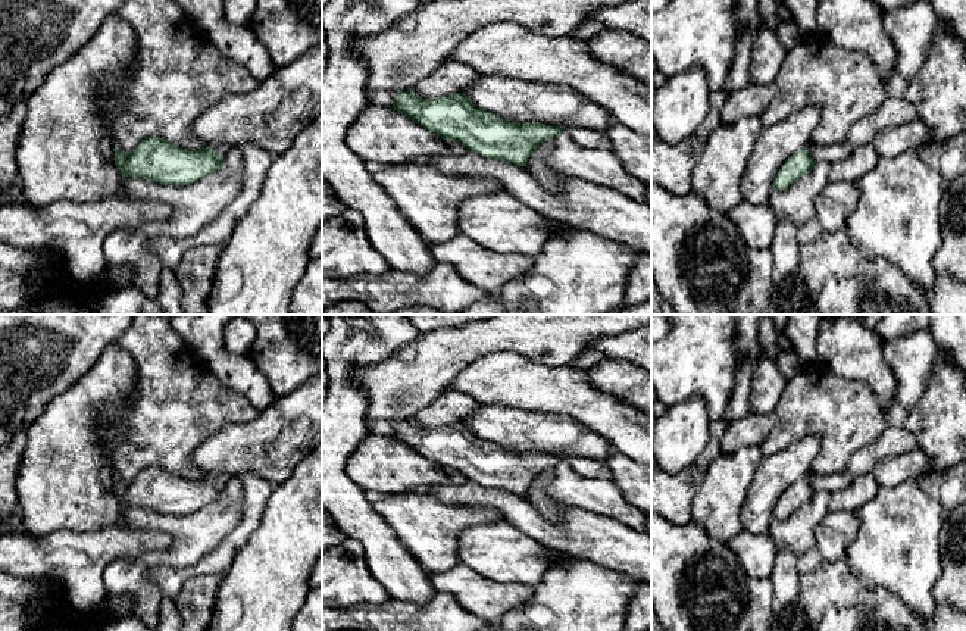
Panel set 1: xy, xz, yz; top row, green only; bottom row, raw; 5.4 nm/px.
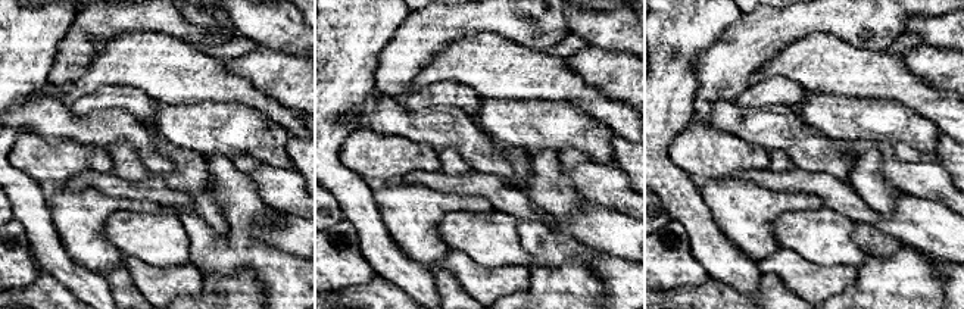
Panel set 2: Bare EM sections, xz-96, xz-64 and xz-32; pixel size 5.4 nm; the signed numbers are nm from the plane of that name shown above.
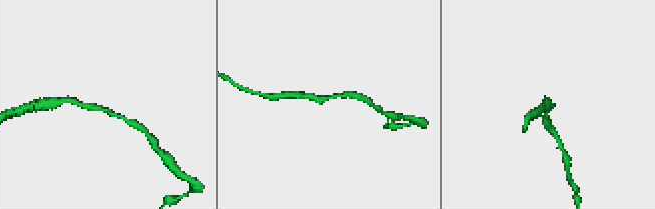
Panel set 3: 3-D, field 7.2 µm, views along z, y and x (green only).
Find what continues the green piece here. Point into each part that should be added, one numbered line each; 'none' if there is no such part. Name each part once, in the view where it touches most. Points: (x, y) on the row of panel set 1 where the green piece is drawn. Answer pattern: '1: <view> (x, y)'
none

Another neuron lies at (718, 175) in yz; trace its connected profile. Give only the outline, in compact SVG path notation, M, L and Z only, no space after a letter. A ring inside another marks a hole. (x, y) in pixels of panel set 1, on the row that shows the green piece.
M748 116L731 125L720 124L707 137L701 157L693 169L691 185L693 191L701 196L710 209L728 213L744 202L741 182L762 129L762 118Z

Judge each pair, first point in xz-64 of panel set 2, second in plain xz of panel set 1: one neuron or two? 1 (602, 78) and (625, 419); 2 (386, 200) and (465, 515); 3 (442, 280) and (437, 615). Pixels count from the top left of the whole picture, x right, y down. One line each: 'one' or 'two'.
1: two
2: one
3: one

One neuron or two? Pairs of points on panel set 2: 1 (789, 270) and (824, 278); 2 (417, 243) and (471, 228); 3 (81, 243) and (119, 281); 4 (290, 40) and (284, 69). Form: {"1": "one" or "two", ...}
{"1": "one", "2": "two", "3": "two", "4": "two"}

